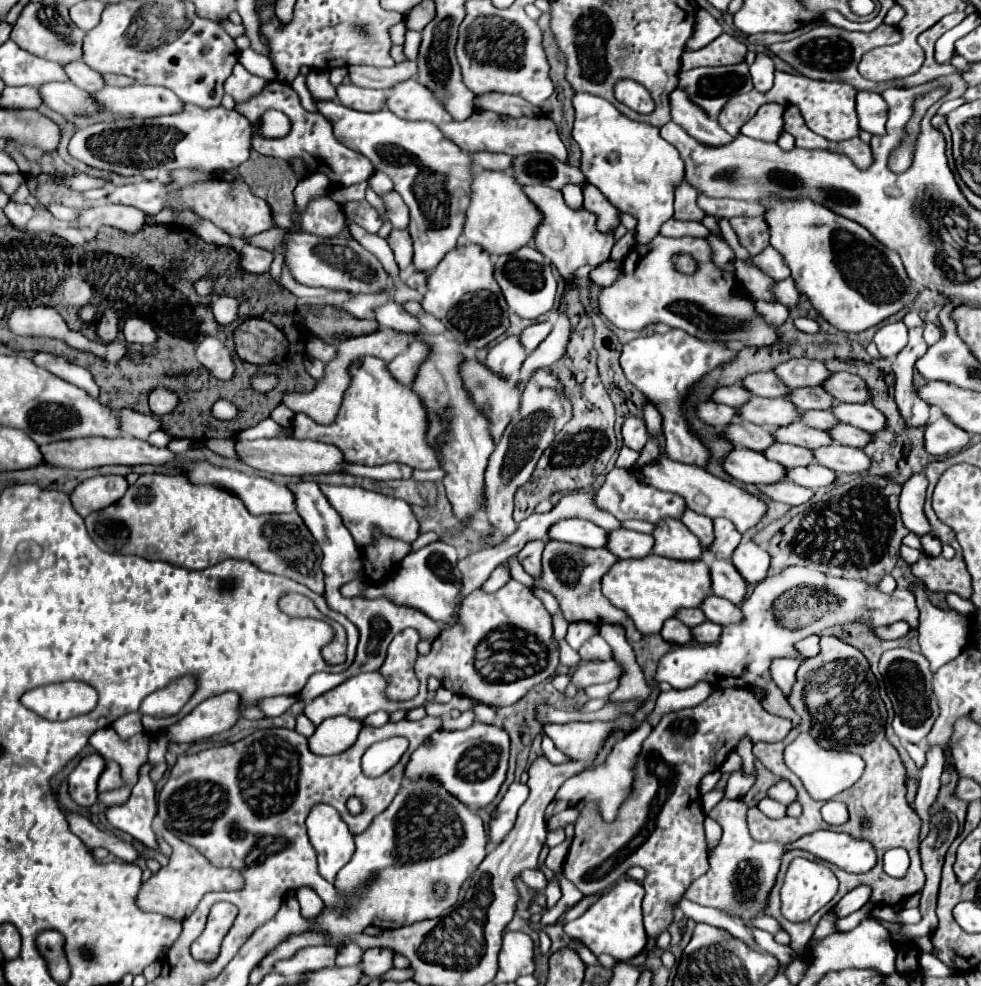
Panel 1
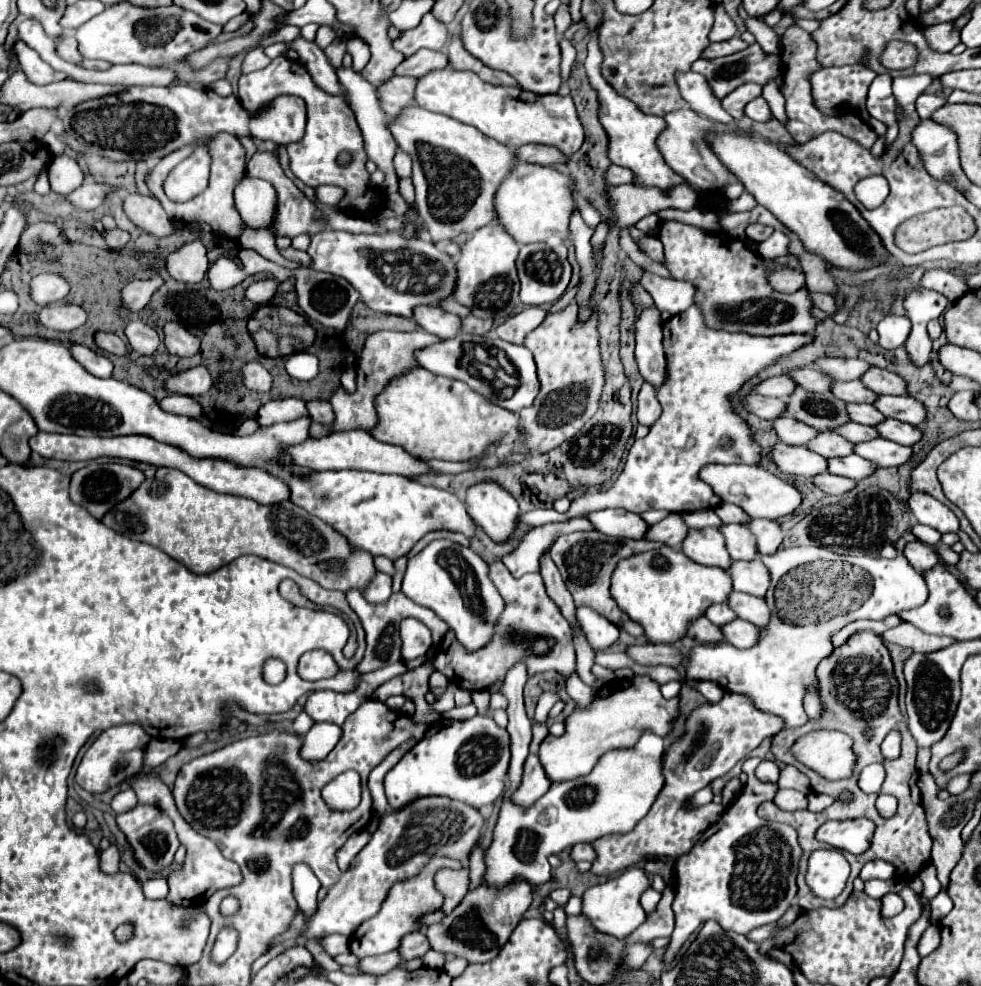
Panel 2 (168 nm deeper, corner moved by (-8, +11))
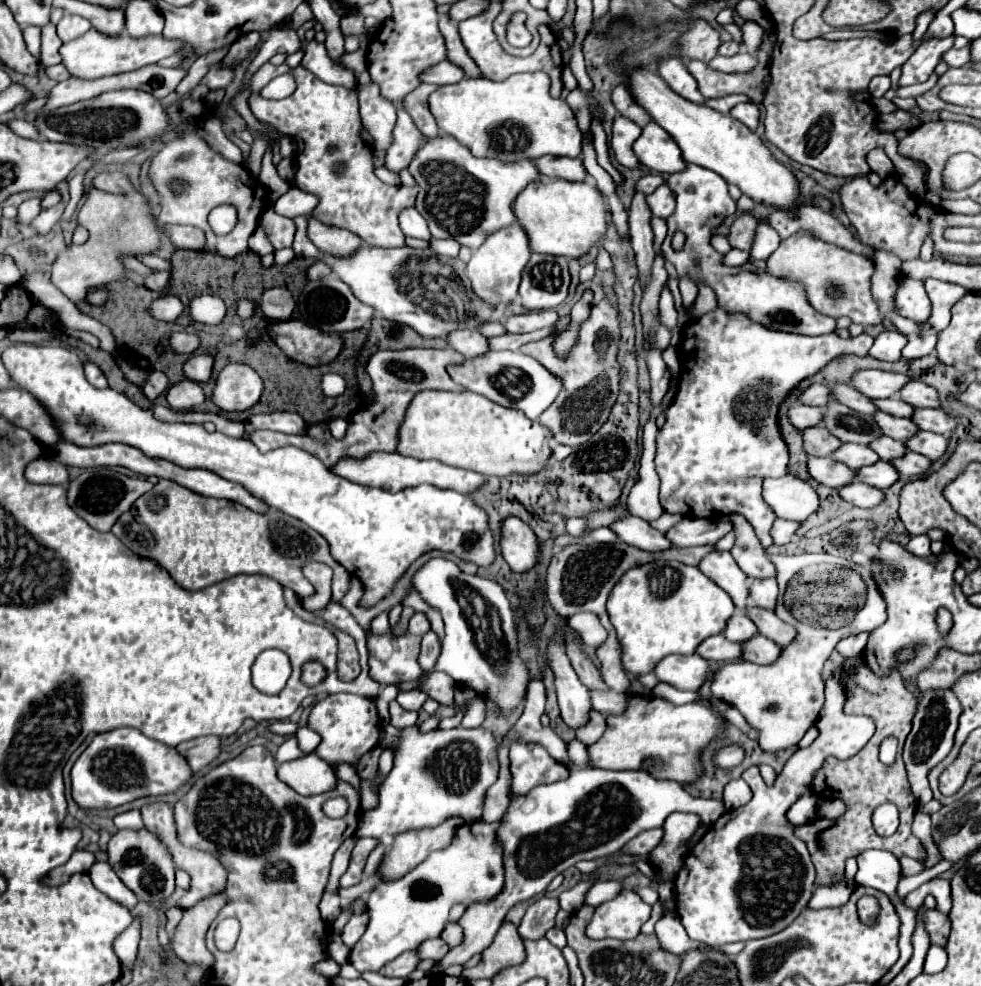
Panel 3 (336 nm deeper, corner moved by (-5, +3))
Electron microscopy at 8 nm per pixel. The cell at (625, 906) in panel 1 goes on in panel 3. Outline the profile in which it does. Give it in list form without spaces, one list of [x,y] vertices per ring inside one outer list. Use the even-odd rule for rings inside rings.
[[[624,888],[614,900],[602,902],[590,924],[586,926],[586,938],[604,940],[604,938],[636,938],[642,924],[650,918],[652,906],[648,906],[636,892]]]

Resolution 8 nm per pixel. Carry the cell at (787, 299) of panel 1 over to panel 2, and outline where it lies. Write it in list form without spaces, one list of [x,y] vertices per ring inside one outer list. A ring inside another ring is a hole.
[[[807,290],[809,292],[809,296],[811,296],[811,302],[817,306],[817,308],[821,308],[823,312],[827,312],[827,314],[833,314],[835,312],[835,300],[833,300],[833,296],[829,296],[829,294],[823,294],[823,292],[813,292],[813,290]]]

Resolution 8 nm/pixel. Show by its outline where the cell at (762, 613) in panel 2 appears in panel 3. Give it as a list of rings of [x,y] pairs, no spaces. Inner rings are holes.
[[[748,608],[746,616],[750,620],[754,620],[760,634],[768,636],[770,640],[780,644],[782,648],[788,646],[790,642],[794,642],[794,638],[796,638],[796,630],[790,624],[782,622],[774,612],[768,612],[762,608]]]

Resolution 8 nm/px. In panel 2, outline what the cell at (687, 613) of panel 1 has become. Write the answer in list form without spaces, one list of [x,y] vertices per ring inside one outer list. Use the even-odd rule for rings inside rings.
[[[713,604],[711,608],[705,610],[705,616],[717,626],[723,626],[723,624],[727,624],[727,620],[737,618],[735,614],[731,614],[731,608],[727,604]]]

